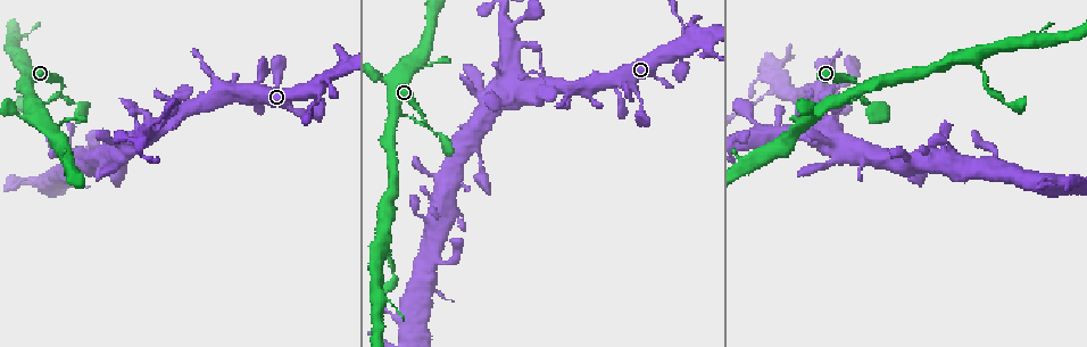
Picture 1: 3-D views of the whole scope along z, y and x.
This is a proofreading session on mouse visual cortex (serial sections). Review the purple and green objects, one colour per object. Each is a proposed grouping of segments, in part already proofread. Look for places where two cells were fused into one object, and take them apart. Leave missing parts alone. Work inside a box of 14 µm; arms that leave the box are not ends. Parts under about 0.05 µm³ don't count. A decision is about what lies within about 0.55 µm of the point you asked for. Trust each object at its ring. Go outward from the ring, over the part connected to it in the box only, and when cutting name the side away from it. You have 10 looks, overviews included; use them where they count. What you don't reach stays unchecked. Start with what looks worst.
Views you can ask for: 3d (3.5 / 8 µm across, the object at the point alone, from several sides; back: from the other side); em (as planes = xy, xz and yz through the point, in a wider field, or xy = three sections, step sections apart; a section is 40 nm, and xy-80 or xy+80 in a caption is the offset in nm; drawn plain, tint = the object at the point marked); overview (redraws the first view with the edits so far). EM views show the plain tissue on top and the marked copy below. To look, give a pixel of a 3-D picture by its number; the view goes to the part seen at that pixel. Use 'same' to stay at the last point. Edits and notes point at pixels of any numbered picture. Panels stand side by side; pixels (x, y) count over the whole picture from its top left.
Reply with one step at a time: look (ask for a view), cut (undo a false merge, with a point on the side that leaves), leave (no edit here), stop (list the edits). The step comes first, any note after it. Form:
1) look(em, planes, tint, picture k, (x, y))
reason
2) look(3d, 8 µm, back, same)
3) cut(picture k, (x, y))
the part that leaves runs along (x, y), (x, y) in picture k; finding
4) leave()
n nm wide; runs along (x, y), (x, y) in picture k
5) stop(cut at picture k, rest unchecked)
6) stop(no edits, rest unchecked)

look(3d, 3.5 µm, picture 1, (423, 126))
a fork

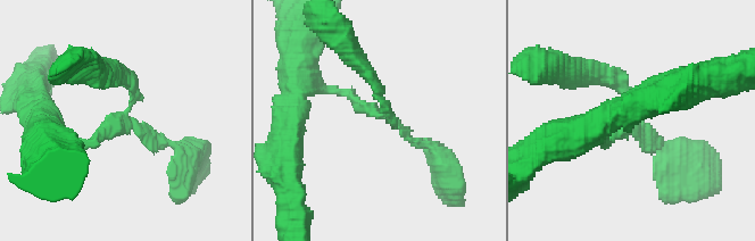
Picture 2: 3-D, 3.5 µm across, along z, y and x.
look(em, xy, step 5, tint, picture 2, (123, 118))

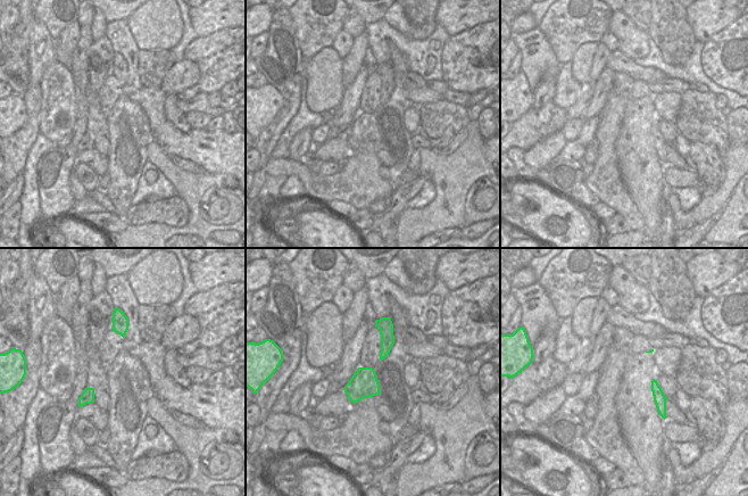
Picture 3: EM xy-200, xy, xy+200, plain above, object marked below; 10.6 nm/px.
leave()
arms of 100, 150, 200 nm; runs along (596, 74), (631, 99), (598, 141) in picture 2; continuous, no second cell

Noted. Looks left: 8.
look(3d, 3.5 µm, back, picture 1, (385, 242))
three-way junction

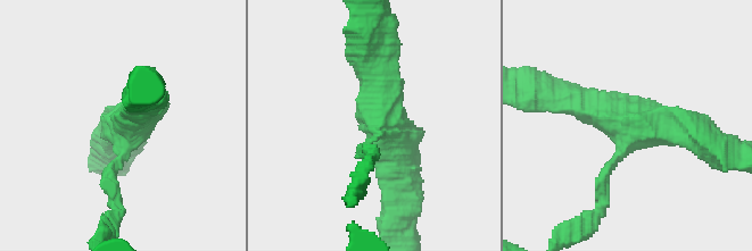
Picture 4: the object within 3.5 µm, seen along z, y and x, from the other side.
look(em, planes, tint, picture 4, (122, 142))
3 arms; arms of 150, 450, 450 nm; shape alone is not enough

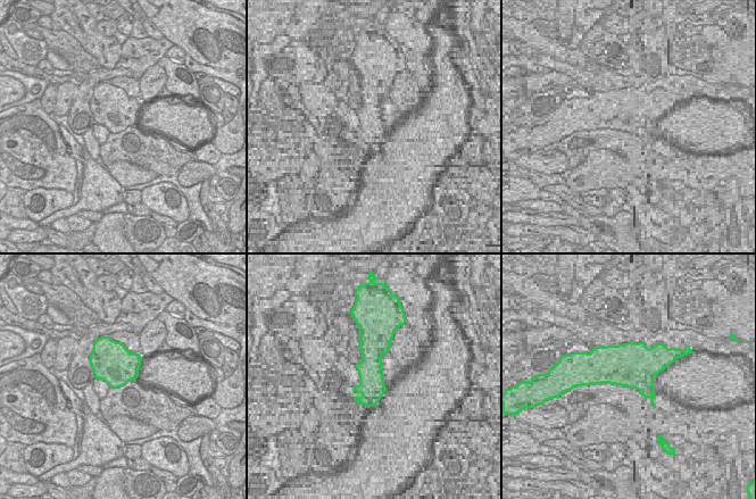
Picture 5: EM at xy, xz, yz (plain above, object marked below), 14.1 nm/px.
leave()
runs along (703, 137), (628, 124), (569, 95) in picture 4; continuous, no second cell

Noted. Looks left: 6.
look(3d, 3.5 µm, picture 1, (704, 41))
four-way junction

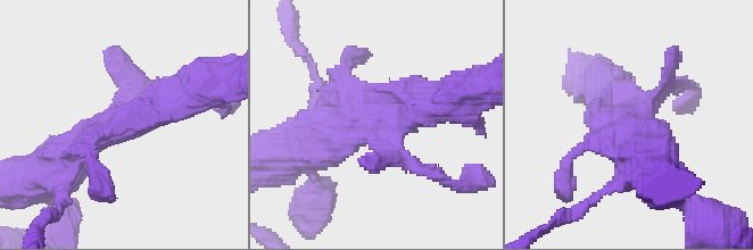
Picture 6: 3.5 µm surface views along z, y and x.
look(em, xy, step 2, tint, picture 6, (122, 118))
shape alone is not enough

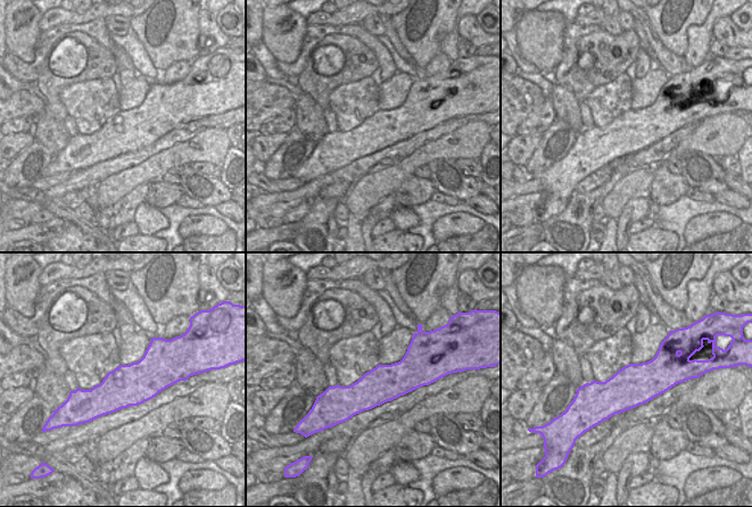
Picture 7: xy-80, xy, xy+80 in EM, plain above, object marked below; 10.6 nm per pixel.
look(em, xy, step 1, tint, same)
cut it another way

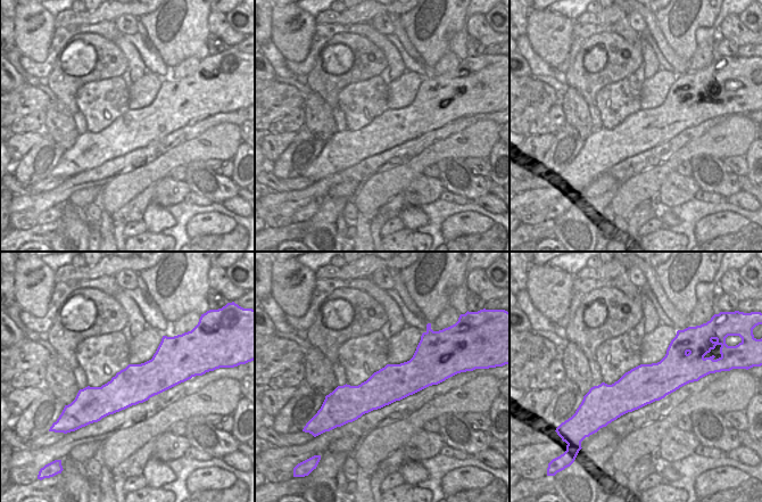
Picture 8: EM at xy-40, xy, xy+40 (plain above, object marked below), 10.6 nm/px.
leave()
380 nm wide; runs along (176, 372), (118, 394), (81, 394) in picture 8; continuous, no second cell

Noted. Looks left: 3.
look(3d, 8 µm, picture 1, (618, 81))
four or more arms meet

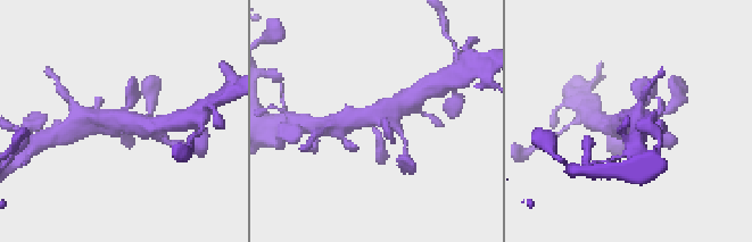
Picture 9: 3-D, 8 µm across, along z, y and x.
look(em, xy, step 3, tint, picture 9, (123, 112))
shape alone is not enough

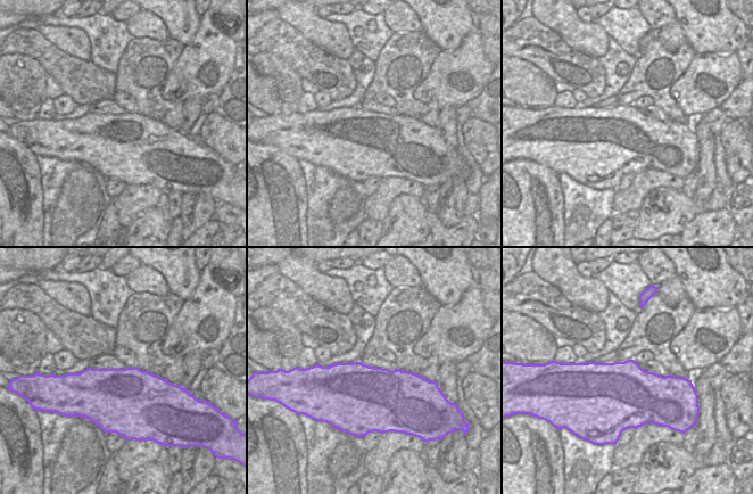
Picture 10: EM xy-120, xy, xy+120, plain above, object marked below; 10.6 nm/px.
leave()
runs along (404, 103), (344, 124) in picture 9; continuous, no second cell

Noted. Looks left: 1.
stop(no edits, rest unchecked)

